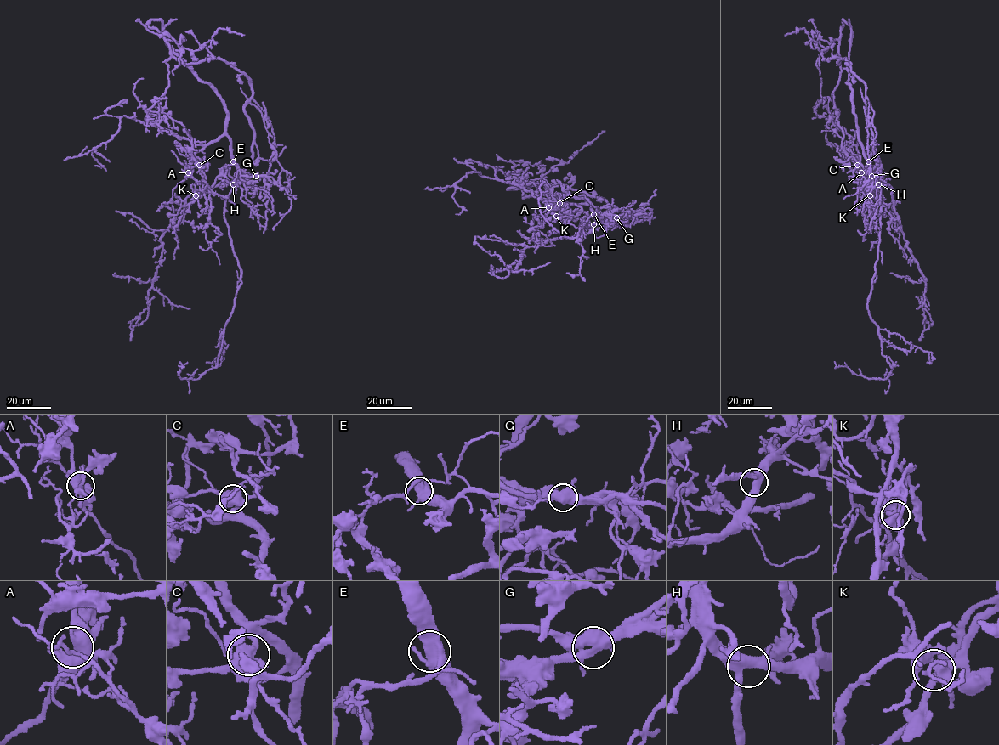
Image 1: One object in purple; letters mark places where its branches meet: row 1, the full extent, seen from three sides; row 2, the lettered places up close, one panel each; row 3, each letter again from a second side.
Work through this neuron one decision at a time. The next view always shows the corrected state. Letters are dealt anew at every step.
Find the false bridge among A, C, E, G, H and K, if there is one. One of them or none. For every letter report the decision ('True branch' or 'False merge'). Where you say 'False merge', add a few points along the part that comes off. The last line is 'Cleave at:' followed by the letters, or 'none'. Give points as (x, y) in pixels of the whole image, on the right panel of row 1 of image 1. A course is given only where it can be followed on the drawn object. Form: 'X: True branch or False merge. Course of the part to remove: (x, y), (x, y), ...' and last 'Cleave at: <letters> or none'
A: True branch
C: True branch
E: True branch
G: True branch
H: True branch
K: True branch
Cleave at: none

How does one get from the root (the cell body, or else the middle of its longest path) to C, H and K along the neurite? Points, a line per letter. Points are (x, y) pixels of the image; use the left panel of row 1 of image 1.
C: (234, 160), (229, 139), (221, 135), (195, 154), (199, 165)
H: (234, 160), (236, 181), (233, 184)
K: (234, 160), (233, 164), (224, 166), (210, 187), (202, 188), (195, 195)

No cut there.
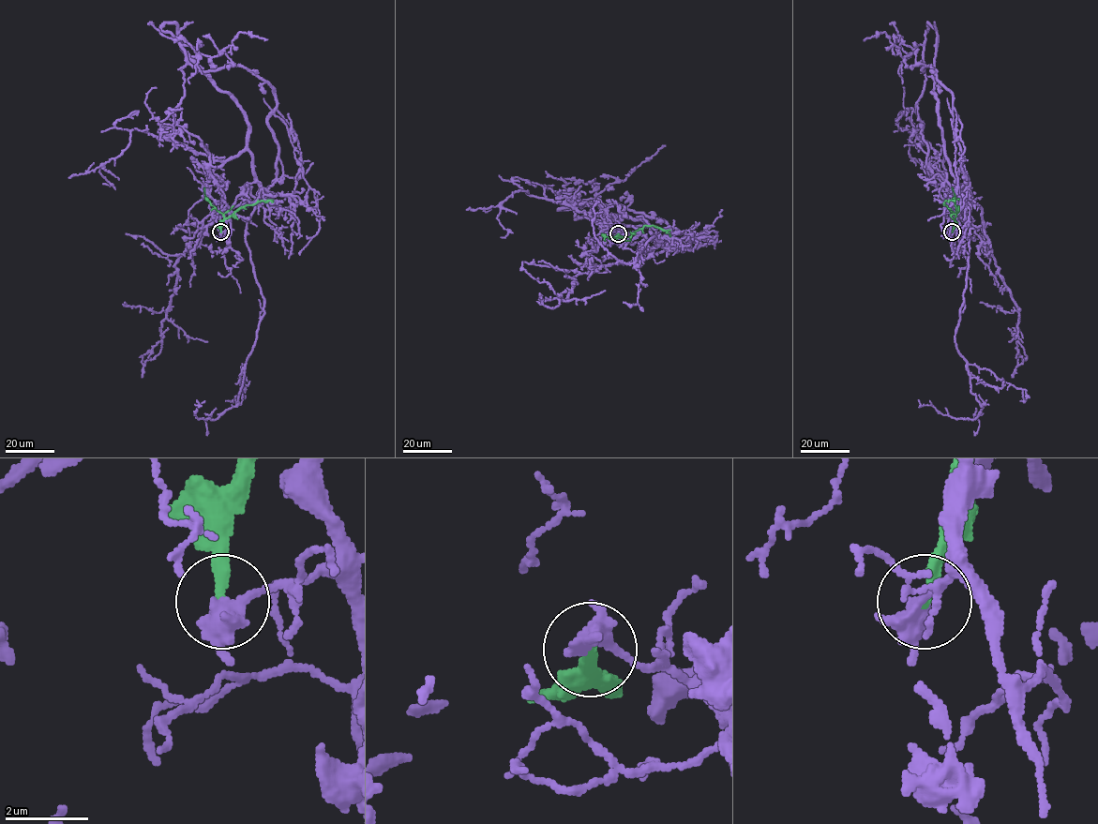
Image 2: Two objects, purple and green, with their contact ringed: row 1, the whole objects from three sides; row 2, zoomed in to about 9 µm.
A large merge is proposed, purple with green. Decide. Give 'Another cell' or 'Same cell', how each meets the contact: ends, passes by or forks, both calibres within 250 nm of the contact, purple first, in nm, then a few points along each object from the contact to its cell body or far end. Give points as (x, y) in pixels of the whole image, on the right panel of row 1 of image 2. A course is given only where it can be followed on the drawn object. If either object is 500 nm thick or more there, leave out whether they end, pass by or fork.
Another cell. At the ring purple passes by. At the ring green ends. Thickness 400 nm (purple) against 260 nm. Course of purple: (952, 232), (967, 191), (969, 265), (955, 345), (981, 411), (955, 419), (918, 399). Course of green: (952, 232), (955, 215), (943, 204), (946, 201), (955, 200)

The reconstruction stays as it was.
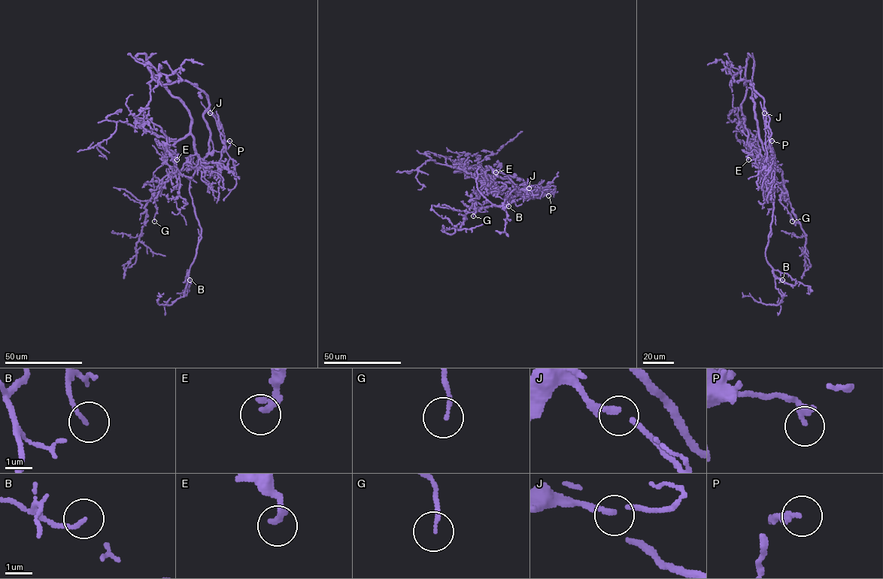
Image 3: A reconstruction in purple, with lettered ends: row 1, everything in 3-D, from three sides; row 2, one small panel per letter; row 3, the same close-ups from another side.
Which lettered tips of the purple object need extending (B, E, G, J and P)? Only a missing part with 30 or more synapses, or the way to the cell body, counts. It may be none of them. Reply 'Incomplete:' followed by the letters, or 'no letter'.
Incomplete: no letter

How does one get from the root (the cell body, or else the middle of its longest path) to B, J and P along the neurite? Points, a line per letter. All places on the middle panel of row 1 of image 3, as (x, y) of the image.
B: (515, 190), (517, 194), (508, 198), (520, 195), (515, 189), (510, 193), (507, 198), (508, 206)
J: (515, 190), (521, 189), (528, 197), (529, 192), (522, 188), (529, 188)
P: (515, 190), (530, 191), (541, 187), (548, 191), (535, 188), (542, 195), (543, 192), (548, 195)

